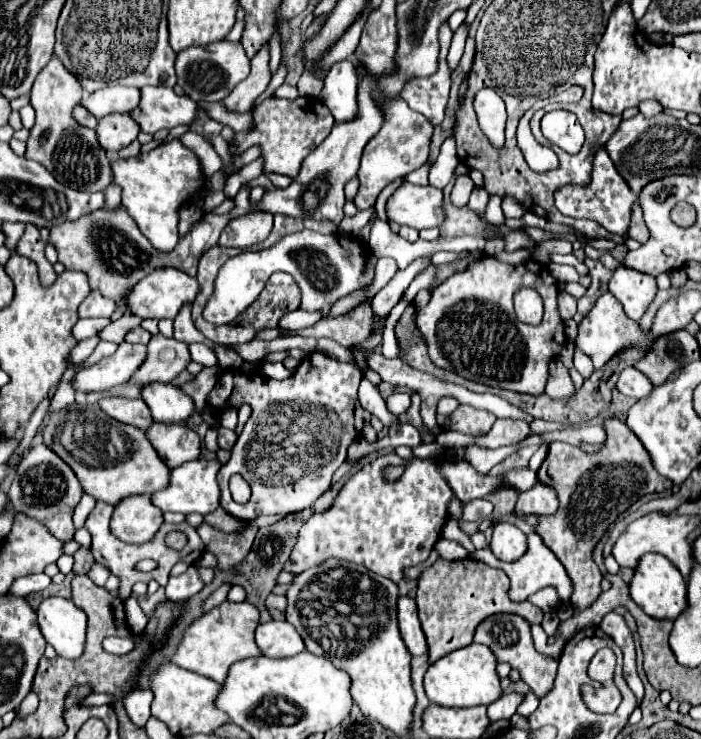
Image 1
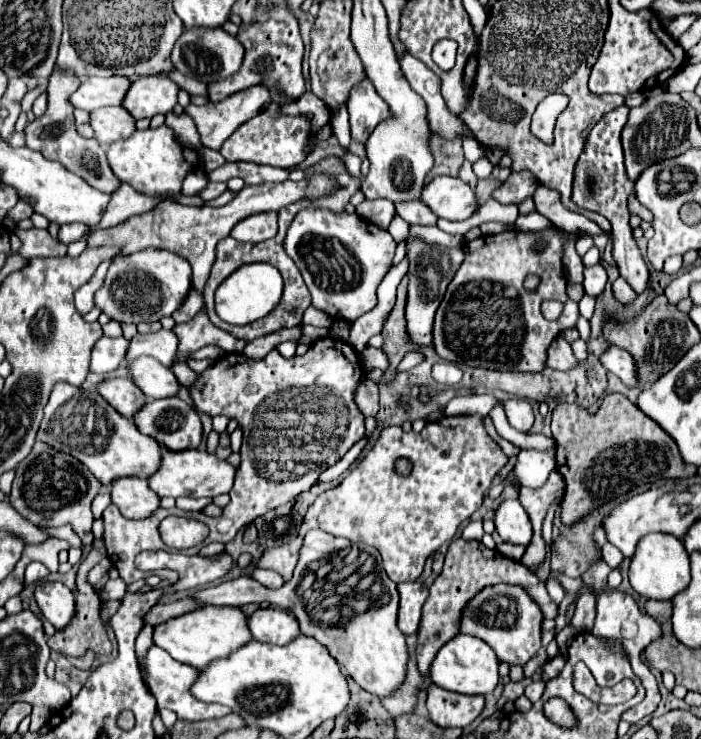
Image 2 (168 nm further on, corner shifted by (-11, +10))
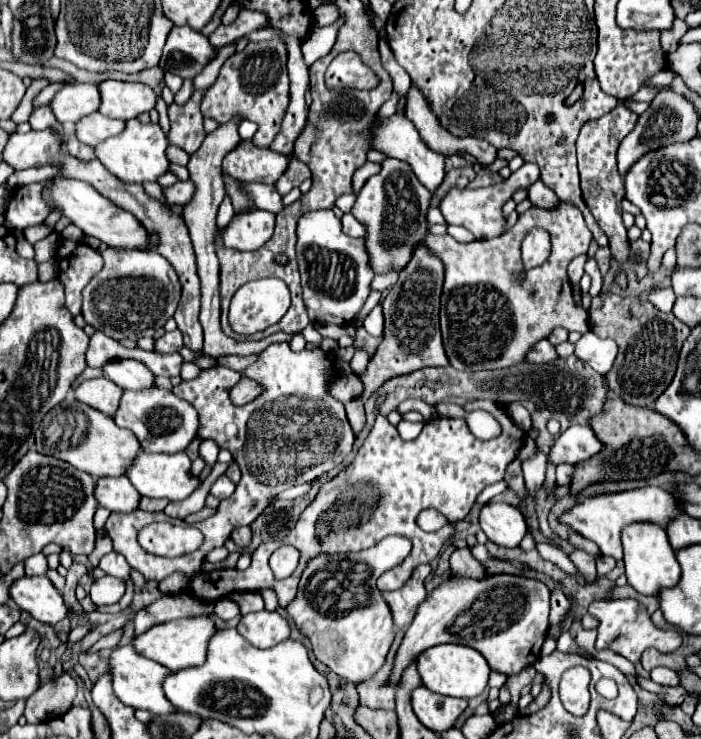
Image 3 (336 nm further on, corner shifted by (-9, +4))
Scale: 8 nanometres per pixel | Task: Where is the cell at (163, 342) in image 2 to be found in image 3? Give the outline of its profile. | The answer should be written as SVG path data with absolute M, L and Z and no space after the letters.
M179 329L165 333L161 339L157 339L157 351L161 353L175 353L183 347L183 335Z

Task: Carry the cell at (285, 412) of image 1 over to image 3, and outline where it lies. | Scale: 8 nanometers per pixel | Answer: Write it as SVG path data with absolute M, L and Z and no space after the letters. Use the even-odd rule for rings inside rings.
M273 343L243 373L215 365L211 369L203 369L195 379L175 385L173 393L189 401L199 413L197 437L213 439L219 449L231 451L235 463L239 463L243 477L235 493L219 503L215 517L197 523L197 529L201 529L205 541L195 553L187 555L185 561L157 561L155 555L149 555L139 547L137 531L143 525L161 521L157 515L149 517L149 513L141 509L125 515L109 515L105 531L111 533L113 549L121 553L131 567L139 569L145 579L153 579L157 583L175 571L195 575L201 571L201 557L205 557L205 553L209 553L211 549L221 547L235 527L251 525L263 513L273 495L299 483L311 483L319 475L339 465L343 461L343 451L345 455L351 451L355 435L345 417L343 403L327 393L327 381L331 383L333 377L333 355L327 355L321 349L303 349L295 353L289 349L289 343ZM241 375L261 383L265 387L265 393L261 393L261 397L245 407L235 407L229 401L229 391L239 383ZM345 431L347 445L341 447L341 443L345 443ZM195 559L199 561L199 565L191 565Z

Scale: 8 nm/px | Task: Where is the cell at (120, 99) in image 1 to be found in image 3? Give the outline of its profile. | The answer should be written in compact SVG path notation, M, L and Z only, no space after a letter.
M87 83L65 85L49 101L49 107L59 123L75 123L83 115L95 113L99 109L99 89L97 85Z

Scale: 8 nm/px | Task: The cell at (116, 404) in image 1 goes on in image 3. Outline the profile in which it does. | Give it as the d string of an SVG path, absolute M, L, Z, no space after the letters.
M97 377L97 379L83 381L79 387L73 389L73 393L77 401L87 403L89 407L113 417L119 407L123 389L105 377Z

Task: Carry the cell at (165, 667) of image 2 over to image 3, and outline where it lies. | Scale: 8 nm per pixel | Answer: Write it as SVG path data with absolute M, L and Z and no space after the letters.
M131 645L125 647L117 647L111 651L109 657L109 673L111 673L111 683L113 683L113 693L117 693L117 699L133 709L147 709L153 715L165 715L173 711L173 705L167 701L167 697L163 695L161 683L163 679L171 673L169 669L161 667L155 661L149 661L145 657L141 657Z

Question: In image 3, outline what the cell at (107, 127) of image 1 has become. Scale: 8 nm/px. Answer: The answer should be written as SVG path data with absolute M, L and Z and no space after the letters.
M101 113L85 115L85 117L81 117L75 123L75 135L77 135L77 139L81 143L89 145L89 147L95 147L97 143L101 143L107 137L119 135L123 129L125 129L125 121L121 121L121 119L109 119L109 117L101 115Z

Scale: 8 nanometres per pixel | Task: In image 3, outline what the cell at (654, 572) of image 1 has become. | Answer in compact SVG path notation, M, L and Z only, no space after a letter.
M633 523L625 527L625 531L621 531L621 545L627 581L631 587L635 587L637 593L657 595L659 589L677 585L677 579L681 577L681 567L675 559L675 551L663 527L657 527L657 523Z

